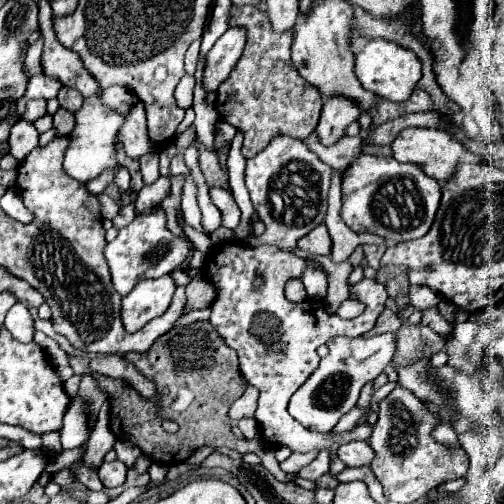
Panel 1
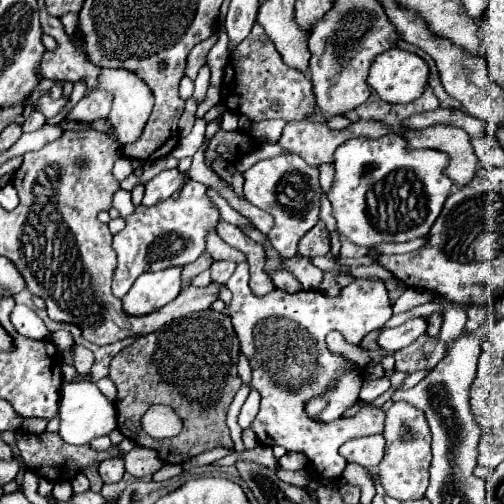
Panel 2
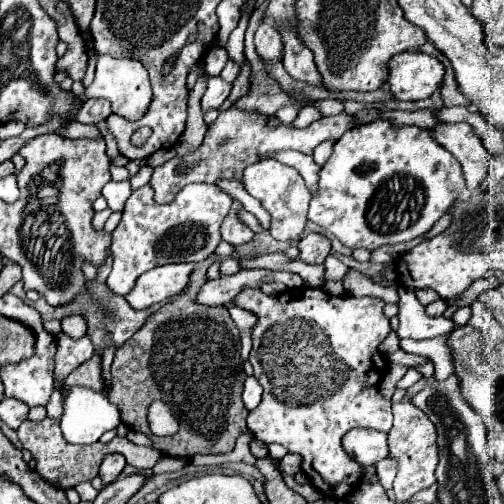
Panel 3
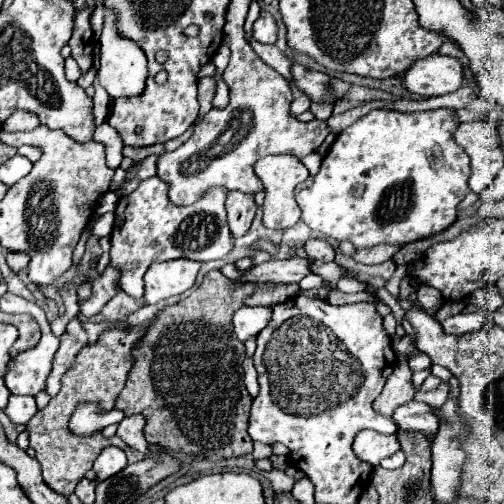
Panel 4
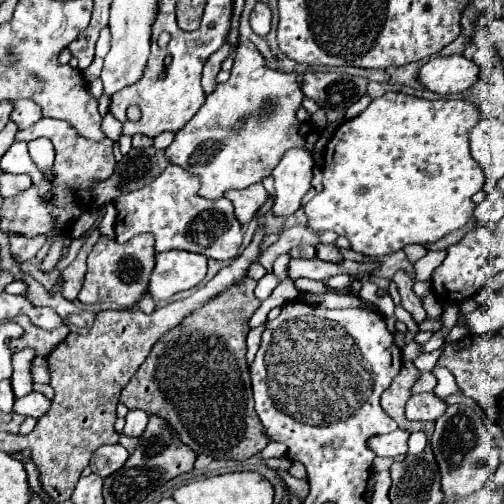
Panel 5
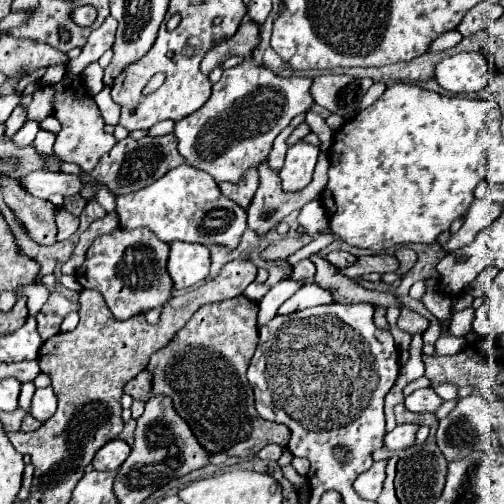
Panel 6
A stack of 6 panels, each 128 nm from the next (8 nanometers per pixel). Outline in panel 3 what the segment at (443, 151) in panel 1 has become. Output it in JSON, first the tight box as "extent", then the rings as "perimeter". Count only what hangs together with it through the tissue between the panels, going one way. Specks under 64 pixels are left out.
{"extent":[434,122,488,190],"perimeter":[[[464,122],[442,124],[434,128],[434,138],[462,164],[468,190],[480,188],[484,176],[488,174],[488,150],[476,136],[476,130]]]}

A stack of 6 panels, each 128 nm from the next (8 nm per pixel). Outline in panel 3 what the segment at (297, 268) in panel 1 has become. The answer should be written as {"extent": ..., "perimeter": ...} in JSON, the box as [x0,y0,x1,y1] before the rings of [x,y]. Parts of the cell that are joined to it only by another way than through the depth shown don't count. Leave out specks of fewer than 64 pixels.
{"extent":[236,288,392,498],"perimeter":[[[246,288],[242,290],[238,296],[236,296],[236,306],[240,308],[246,308],[250,312],[254,312],[258,316],[258,324],[252,332],[252,340],[254,340],[254,346],[252,346],[252,352],[250,352],[250,362],[254,366],[254,376],[258,378],[258,382],[262,384],[264,388],[264,394],[262,394],[262,402],[250,410],[248,414],[248,430],[254,434],[256,440],[262,440],[266,444],[270,442],[278,442],[282,444],[288,452],[294,452],[294,454],[300,454],[302,456],[302,472],[306,476],[314,476],[318,474],[322,478],[322,482],[312,482],[312,486],[322,492],[324,496],[328,498],[344,498],[348,496],[350,492],[354,492],[362,482],[362,466],[356,464],[342,448],[342,438],[348,430],[352,428],[372,428],[372,430],[382,430],[382,432],[390,432],[392,428],[392,410],[390,410],[390,402],[382,398],[380,390],[378,390],[378,384],[382,380],[382,374],[386,372],[386,358],[380,354],[378,346],[382,344],[382,340],[390,334],[390,324],[388,324],[388,318],[384,316],[382,312],[382,306],[384,302],[380,298],[372,298],[372,296],[362,296],[362,298],[356,298],[356,296],[332,296],[320,288],[294,288],[294,290],[286,290],[278,296],[266,296],[262,290],[252,290],[252,288]]]}

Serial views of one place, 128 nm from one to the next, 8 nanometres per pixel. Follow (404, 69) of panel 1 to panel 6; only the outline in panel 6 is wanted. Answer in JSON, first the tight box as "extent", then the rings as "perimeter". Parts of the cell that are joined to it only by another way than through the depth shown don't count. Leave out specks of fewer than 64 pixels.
{"extent":[436,52,496,94],"perimeter":[[[462,52],[442,60],[436,66],[436,80],[452,94],[480,92],[494,76],[496,72],[490,70],[484,52]]]}

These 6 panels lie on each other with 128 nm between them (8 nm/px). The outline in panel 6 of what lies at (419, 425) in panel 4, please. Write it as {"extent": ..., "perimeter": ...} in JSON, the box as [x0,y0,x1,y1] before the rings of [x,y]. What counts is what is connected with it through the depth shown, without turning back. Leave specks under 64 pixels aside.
{"extent":[406,388,442,412],"perimeter":[[[422,388],[414,390],[410,396],[406,396],[406,408],[412,412],[436,412],[438,406],[442,404],[440,396],[432,388]]]}

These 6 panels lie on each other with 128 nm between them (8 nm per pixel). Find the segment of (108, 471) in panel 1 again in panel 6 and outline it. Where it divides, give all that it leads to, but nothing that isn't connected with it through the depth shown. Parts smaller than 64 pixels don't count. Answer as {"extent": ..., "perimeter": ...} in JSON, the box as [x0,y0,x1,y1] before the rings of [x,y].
{"extent":[92,438,130,470],"perimeter":[[[114,438],[96,452],[92,466],[96,470],[118,470],[122,462],[128,458],[128,454],[130,454],[130,446],[124,440]]]}

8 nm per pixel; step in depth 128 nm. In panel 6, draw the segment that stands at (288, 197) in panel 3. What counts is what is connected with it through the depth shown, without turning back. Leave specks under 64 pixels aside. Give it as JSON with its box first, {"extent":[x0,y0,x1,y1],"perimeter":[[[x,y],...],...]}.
{"extent":[280,142,320,192],"perimeter":[[[298,142],[288,150],[286,162],[280,170],[282,188],[286,192],[298,192],[306,184],[310,184],[318,154],[320,154],[318,146],[310,146],[310,144],[304,144],[304,142]]]}

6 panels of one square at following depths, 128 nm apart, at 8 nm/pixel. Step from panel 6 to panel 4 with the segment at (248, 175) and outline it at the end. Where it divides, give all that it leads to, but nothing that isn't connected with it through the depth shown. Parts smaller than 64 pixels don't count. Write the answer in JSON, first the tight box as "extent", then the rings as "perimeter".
{"extent":[226,190,258,238],"perimeter":[[[230,190],[226,196],[226,210],[228,210],[228,224],[232,230],[232,236],[240,238],[250,228],[258,206],[254,202],[254,194]]]}

